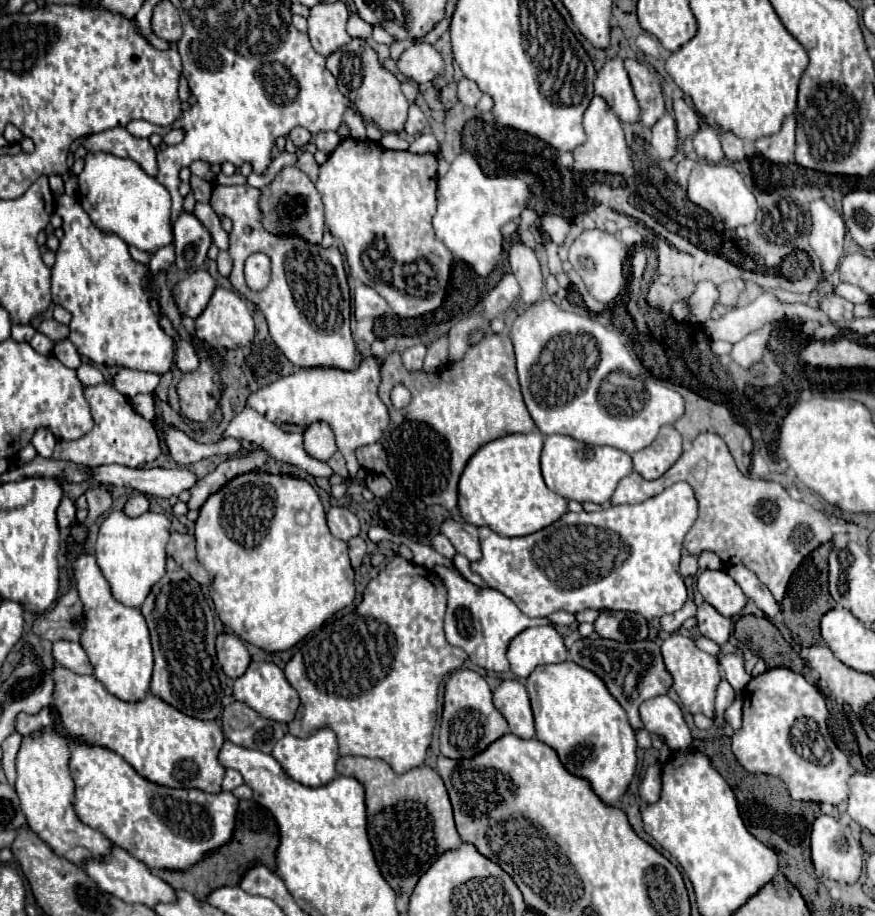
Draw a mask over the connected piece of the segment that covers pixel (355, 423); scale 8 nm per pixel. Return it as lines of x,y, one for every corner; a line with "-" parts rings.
367,357
355,371
297,369
291,375
281,377
275,383
251,393
247,397
247,405
287,433
303,433
315,421
327,423
335,433
337,449
347,461
349,479
365,487
365,479
357,477
361,467
355,461
355,449
379,441
389,425
387,407
377,395
379,365
381,363
375,357

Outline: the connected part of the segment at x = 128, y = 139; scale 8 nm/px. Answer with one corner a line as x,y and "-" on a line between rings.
115,127
109,131
89,135
83,145
89,153
107,151
117,157
129,157
147,175
151,175
151,177
157,175
157,149
147,139
137,139
137,137
129,135
125,127

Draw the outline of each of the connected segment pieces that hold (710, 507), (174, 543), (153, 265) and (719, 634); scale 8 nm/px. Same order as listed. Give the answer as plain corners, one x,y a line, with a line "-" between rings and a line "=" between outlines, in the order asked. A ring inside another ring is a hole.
701,433
683,451
679,461
655,481
647,481
637,473
621,479
611,497
611,505
643,503
679,481
691,485
699,505
699,517
687,531
683,547
691,555
713,551
725,565
745,565
763,581
777,603
785,597
789,579
801,561
819,545
833,539
825,513
793,501
779,483
741,475
725,441
715,433
=
173,533
167,543
167,555
173,557
199,585
209,583
209,573
199,565
195,557
195,537
=
167,245
167,247
159,249
159,251
151,257
151,261
149,261
149,269
151,269
151,273
153,273
153,275
157,275
159,271
169,269
169,267
173,265
173,261
175,261
173,245
=
701,603
697,609
697,629
703,637
715,641
717,645
727,643
731,635
731,621
723,615
719,615
709,603

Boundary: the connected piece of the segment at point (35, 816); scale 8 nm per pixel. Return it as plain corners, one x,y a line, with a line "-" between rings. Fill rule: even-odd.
35,731
23,737
15,759
15,791
21,799
21,809
27,817
27,825
47,843
59,857
67,857
73,863
85,863
91,857
107,857
111,851
111,841
97,829
85,825
75,809
75,783
69,771
69,743
57,731
45,733

